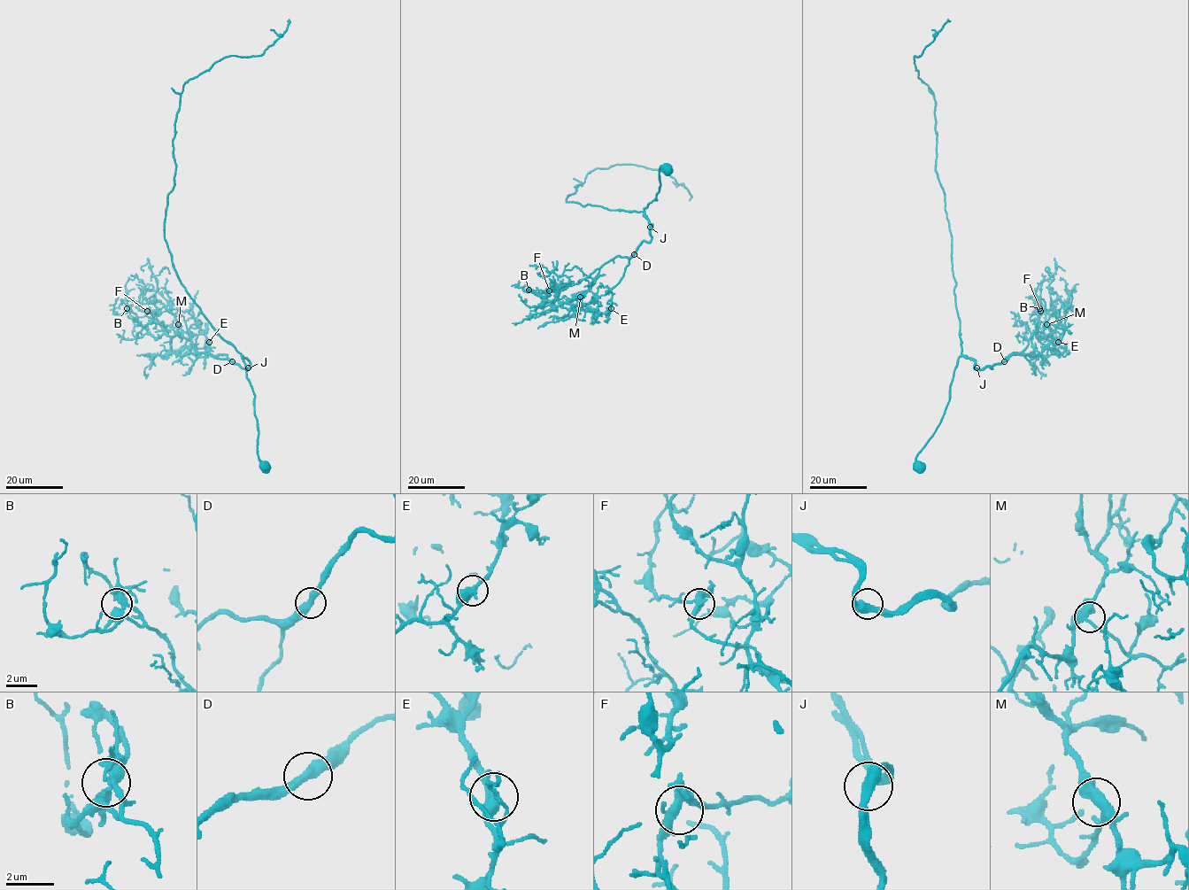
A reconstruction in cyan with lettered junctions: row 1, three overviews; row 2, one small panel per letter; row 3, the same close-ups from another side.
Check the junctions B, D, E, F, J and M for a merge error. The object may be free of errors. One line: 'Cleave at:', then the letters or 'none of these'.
Cleave at: none of these

